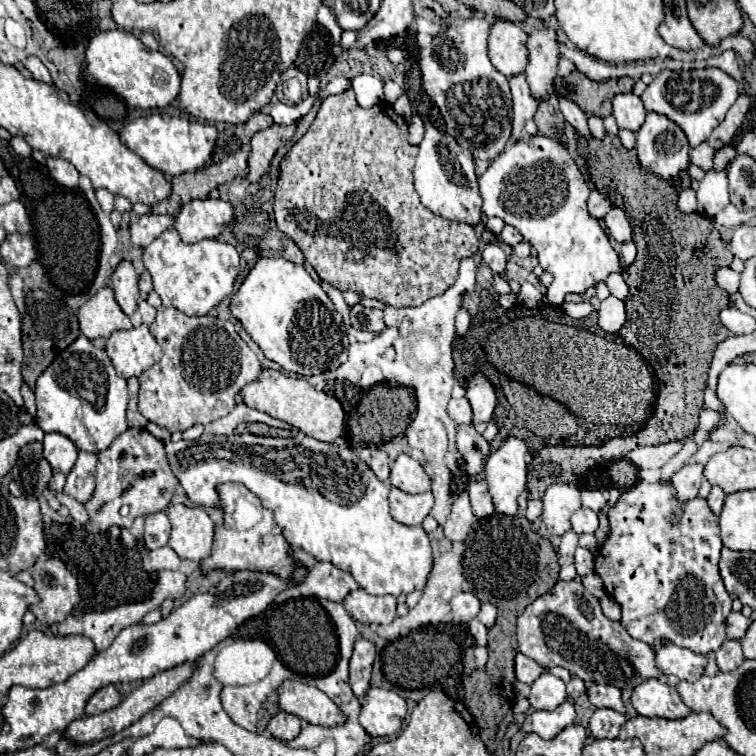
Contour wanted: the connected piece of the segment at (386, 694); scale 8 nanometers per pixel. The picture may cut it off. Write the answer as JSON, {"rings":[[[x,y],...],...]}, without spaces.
{"rings":[[[372,687],[362,699],[360,725],[372,737],[392,737],[402,729],[406,699],[396,691]]]}

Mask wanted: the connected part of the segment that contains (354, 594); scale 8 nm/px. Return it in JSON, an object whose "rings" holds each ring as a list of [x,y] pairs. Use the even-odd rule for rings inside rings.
{"rings":[[[364,589],[350,591],[344,599],[344,607],[358,623],[366,625],[370,623],[388,625],[396,617],[396,597],[368,595]]]}

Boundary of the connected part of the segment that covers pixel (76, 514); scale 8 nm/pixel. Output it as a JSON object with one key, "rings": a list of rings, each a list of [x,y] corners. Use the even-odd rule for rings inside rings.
{"rings":[[[56,493],[56,497],[58,497],[58,501],[60,501],[62,505],[68,507],[70,515],[72,515],[78,523],[82,523],[82,525],[88,525],[88,523],[90,523],[90,515],[88,515],[88,511],[86,511],[84,505],[76,503],[74,499],[68,499],[68,495],[64,495],[64,493]]]}

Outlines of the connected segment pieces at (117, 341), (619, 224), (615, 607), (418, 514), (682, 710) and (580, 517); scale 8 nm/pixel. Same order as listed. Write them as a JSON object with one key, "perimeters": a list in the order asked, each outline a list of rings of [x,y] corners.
{"perimeters":[[[[146,325],[128,331],[114,331],[106,343],[106,353],[124,379],[138,377],[142,371],[160,361],[162,351]]],[[[614,207],[612,211],[608,211],[608,215],[604,217],[604,223],[606,223],[610,235],[612,235],[618,243],[626,243],[626,241],[632,239],[632,227],[630,227],[630,221],[628,221],[624,209]]],[[[604,595],[604,597],[600,599],[600,605],[602,605],[602,613],[604,613],[608,619],[612,619],[612,621],[618,621],[618,619],[620,619],[620,605],[618,605],[612,597]]],[[[390,487],[388,499],[390,499],[390,515],[404,525],[420,525],[434,505],[434,497],[430,491],[410,495],[396,487]]],[[[648,679],[634,687],[632,707],[644,717],[662,719],[682,719],[690,713],[690,707],[686,707],[678,691],[660,679]]],[[[580,509],[576,515],[572,515],[572,529],[582,535],[582,533],[594,533],[598,529],[598,513],[592,509]]]]}

